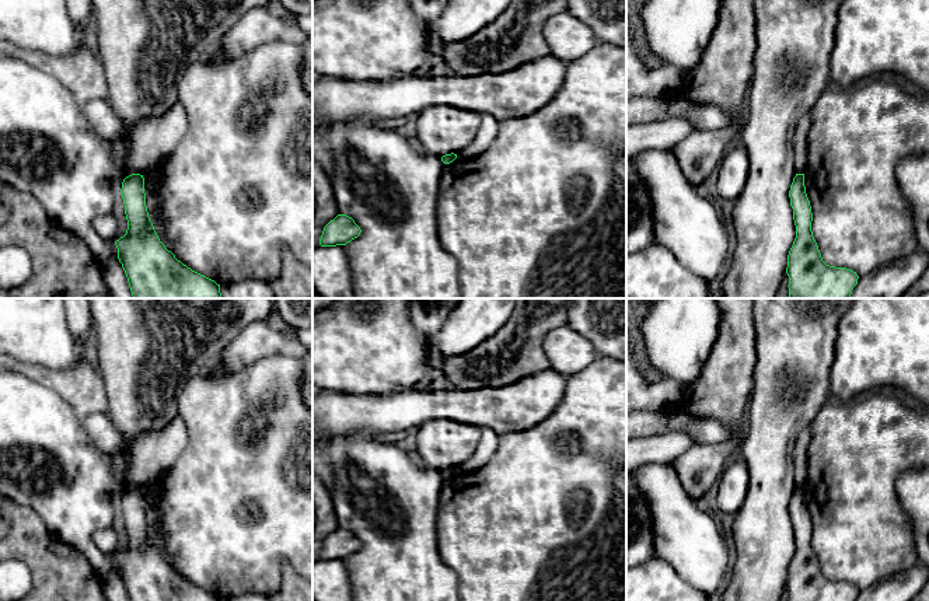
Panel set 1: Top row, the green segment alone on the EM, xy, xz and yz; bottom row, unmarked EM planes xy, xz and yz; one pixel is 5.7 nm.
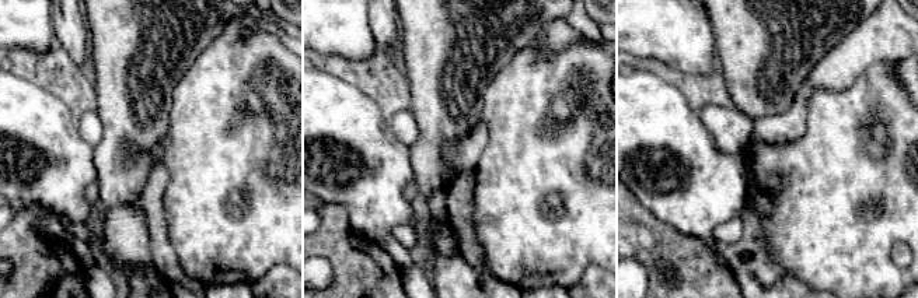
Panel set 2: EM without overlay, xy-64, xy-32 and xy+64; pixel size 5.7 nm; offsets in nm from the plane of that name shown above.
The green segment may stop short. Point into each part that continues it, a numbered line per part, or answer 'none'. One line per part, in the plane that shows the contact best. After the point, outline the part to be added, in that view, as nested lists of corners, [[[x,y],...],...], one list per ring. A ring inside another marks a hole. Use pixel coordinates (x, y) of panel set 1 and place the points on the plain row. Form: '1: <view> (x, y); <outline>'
none

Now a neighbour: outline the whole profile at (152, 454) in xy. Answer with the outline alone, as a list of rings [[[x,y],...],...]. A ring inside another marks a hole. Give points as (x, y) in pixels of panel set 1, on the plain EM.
[[[178,415],[165,427],[137,434],[130,445],[129,479],[144,489],[160,479],[188,444],[185,424]]]

